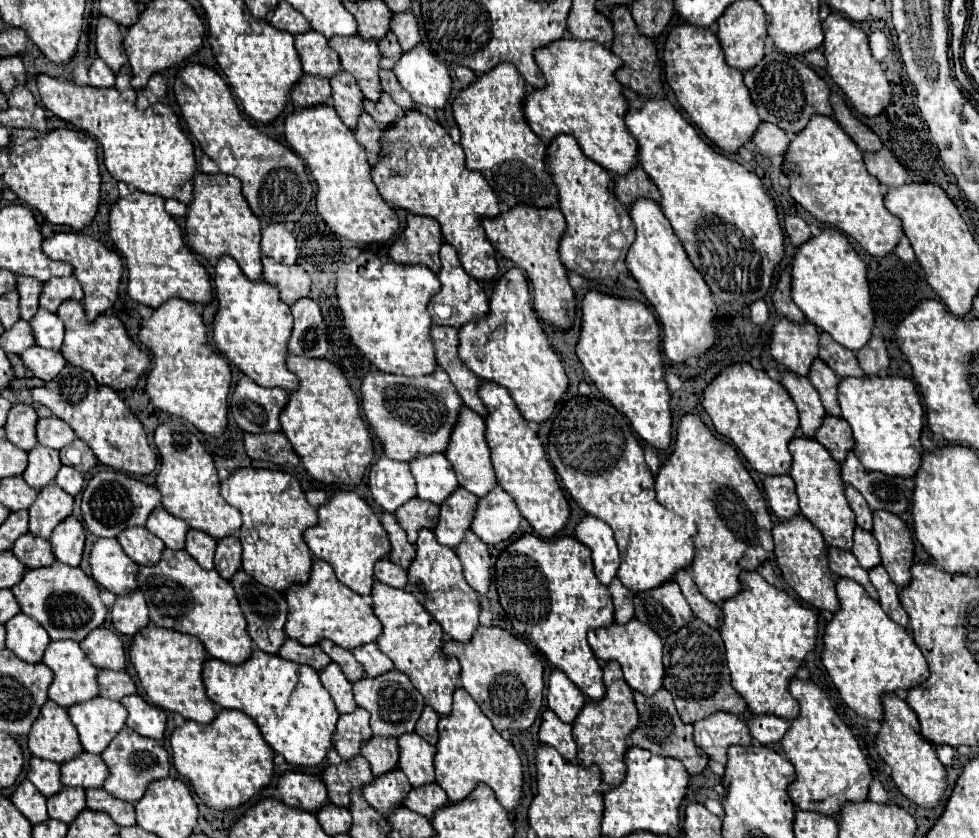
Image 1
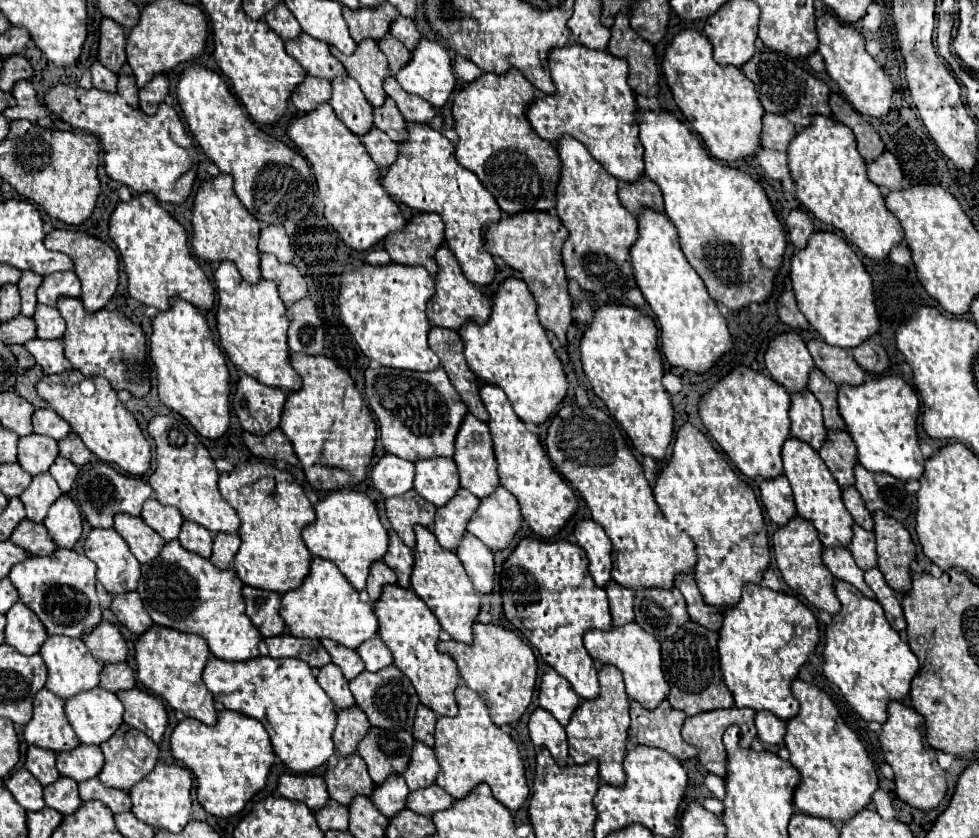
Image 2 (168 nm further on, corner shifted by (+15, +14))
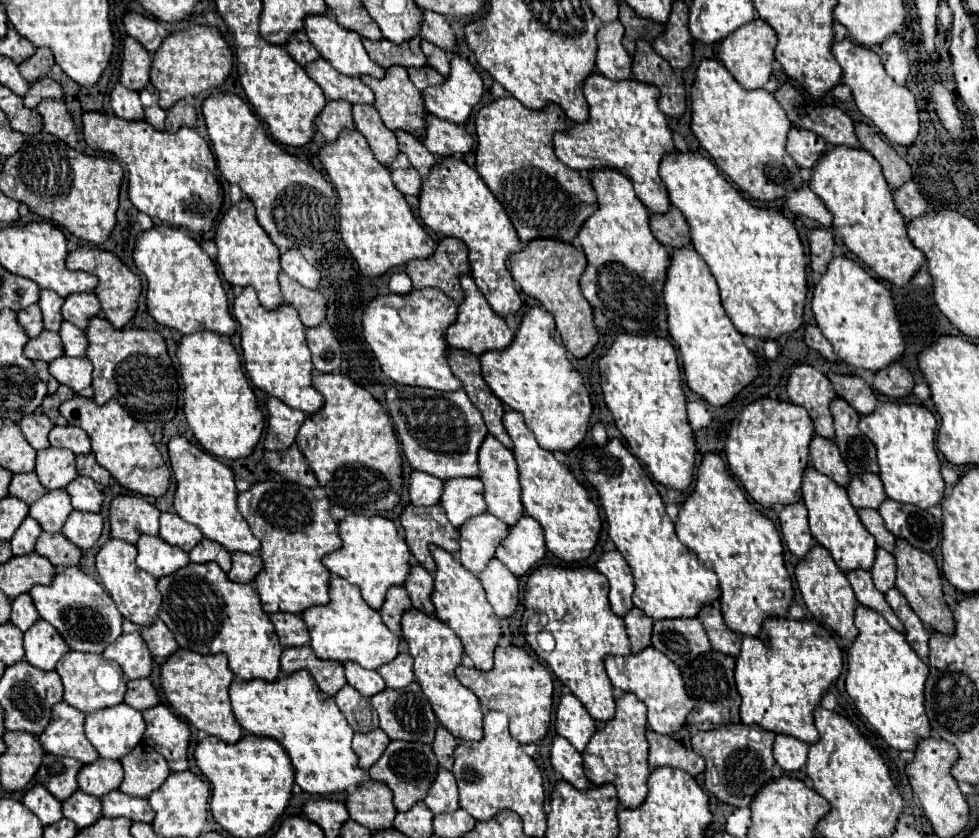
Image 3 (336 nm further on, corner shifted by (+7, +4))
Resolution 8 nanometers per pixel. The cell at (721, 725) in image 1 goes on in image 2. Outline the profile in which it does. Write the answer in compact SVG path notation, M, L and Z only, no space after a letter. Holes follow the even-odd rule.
M728 708L728 710L712 710L706 714L696 714L688 716L682 728L682 738L698 748L698 760L700 764L710 772L720 778L726 778L726 764L728 764L728 752L722 744L722 734L730 724L738 724L742 730L742 740L740 748L750 748L754 738L756 738L756 726L754 726L754 710L752 708Z

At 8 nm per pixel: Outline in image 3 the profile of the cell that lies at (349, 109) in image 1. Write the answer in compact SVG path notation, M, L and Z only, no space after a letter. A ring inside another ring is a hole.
M354 104L352 116L356 130L364 134L374 158L382 164L388 164L388 160L392 160L392 156L396 156L398 152L398 142L394 132L384 126L376 108L370 104Z

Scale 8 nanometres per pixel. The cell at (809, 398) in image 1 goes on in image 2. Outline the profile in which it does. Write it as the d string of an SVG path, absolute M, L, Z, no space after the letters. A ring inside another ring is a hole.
M810 392L790 394L790 396L792 396L792 408L790 408L792 436L810 444L818 452L826 442L826 428L822 422L822 406Z

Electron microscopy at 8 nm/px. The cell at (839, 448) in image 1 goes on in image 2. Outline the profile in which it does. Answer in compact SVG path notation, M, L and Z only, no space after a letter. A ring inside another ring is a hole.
M830 430L828 440L820 450L820 458L826 462L828 470L842 488L854 486L854 466L858 464L858 458L850 434Z

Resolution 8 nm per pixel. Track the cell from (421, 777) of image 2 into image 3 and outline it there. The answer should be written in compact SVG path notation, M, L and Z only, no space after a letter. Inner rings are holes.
M438 768L438 774L424 798L424 804L434 812L452 812L458 808L458 792L456 792L456 780L452 772Z

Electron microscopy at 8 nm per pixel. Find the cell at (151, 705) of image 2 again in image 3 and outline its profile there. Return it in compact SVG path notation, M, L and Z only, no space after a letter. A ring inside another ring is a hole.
M166 704L152 706L142 712L146 730L142 740L160 752L174 772L188 770L186 748L190 740L188 724L178 718Z

